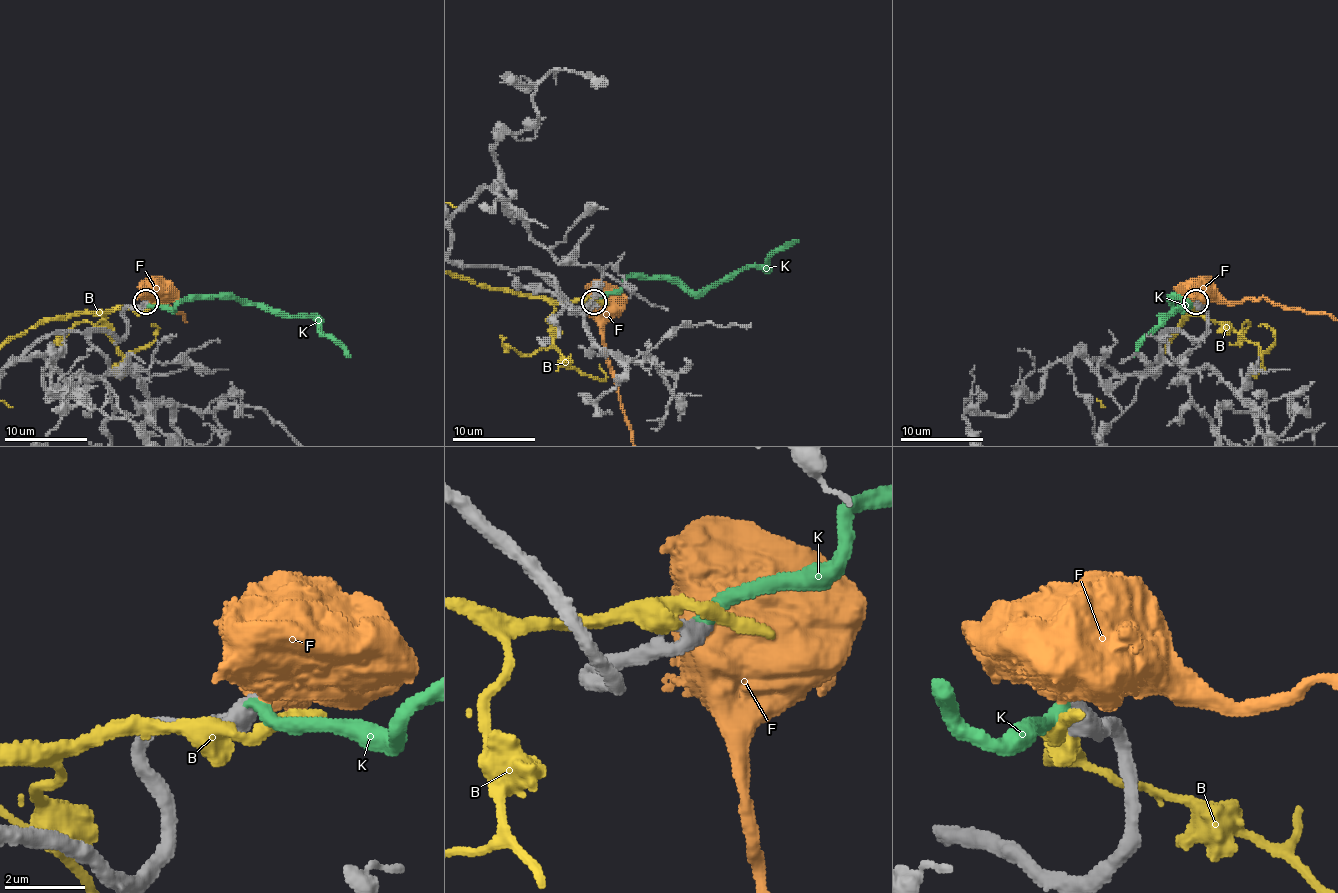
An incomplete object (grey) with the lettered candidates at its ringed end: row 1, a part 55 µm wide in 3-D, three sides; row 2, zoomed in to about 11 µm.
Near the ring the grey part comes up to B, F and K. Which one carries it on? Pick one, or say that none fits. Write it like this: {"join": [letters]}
{"join": ["K"]}

